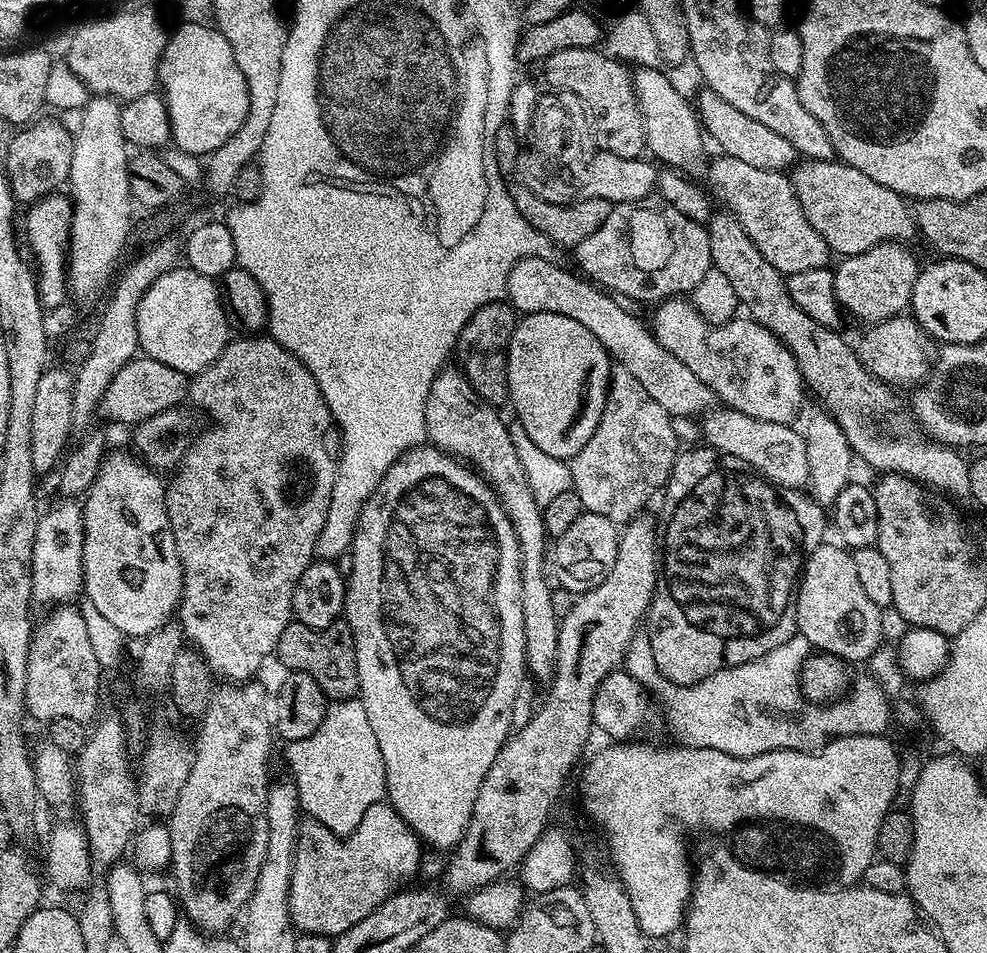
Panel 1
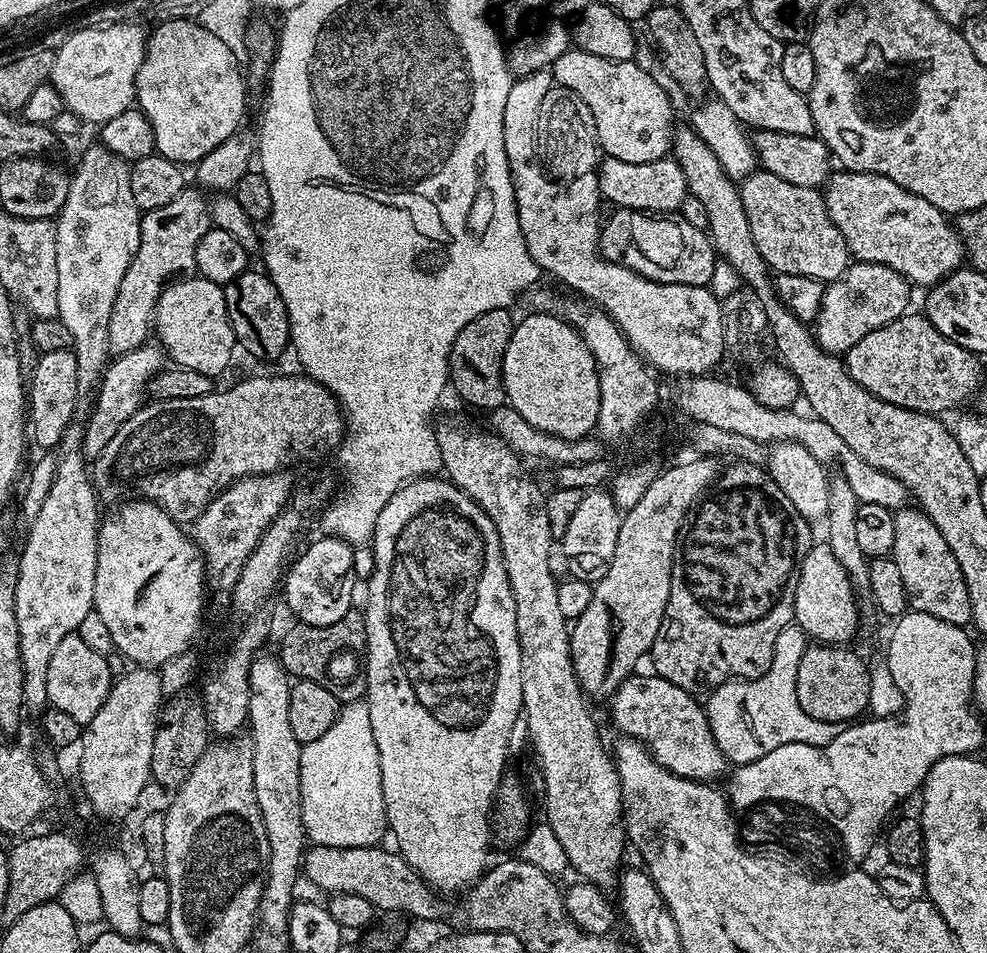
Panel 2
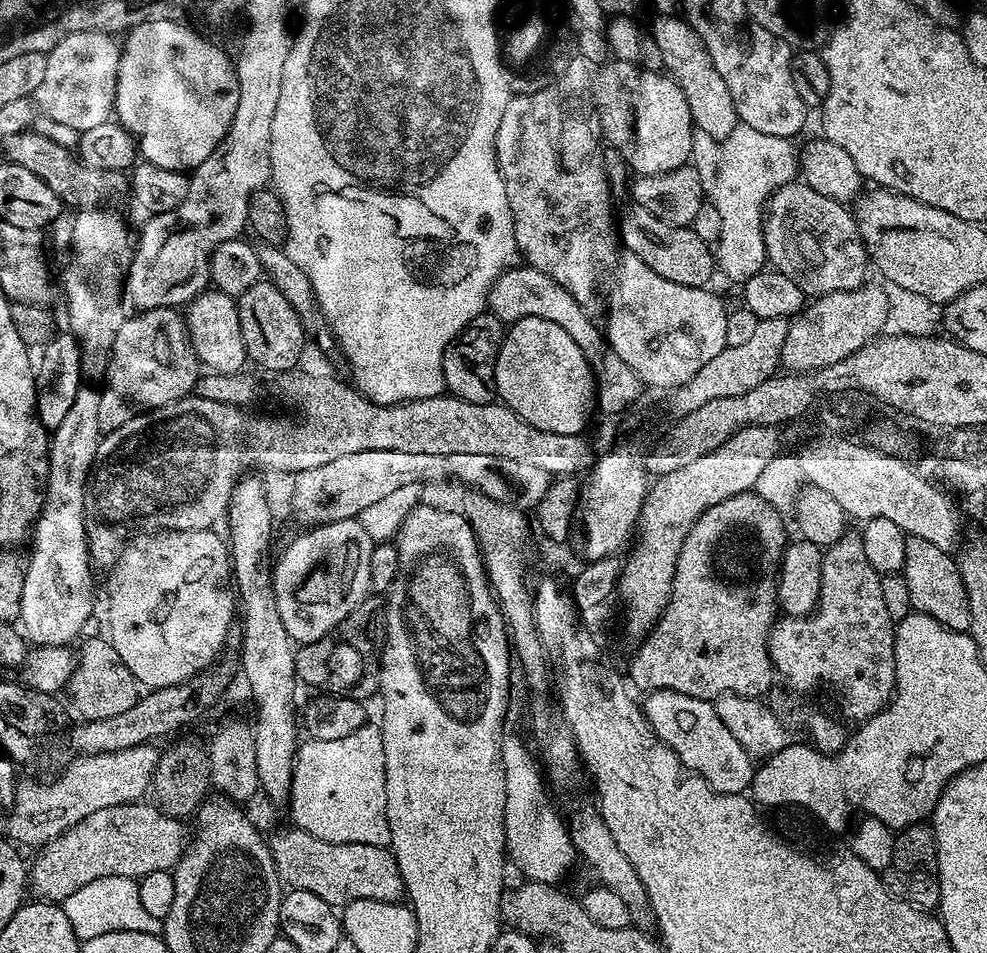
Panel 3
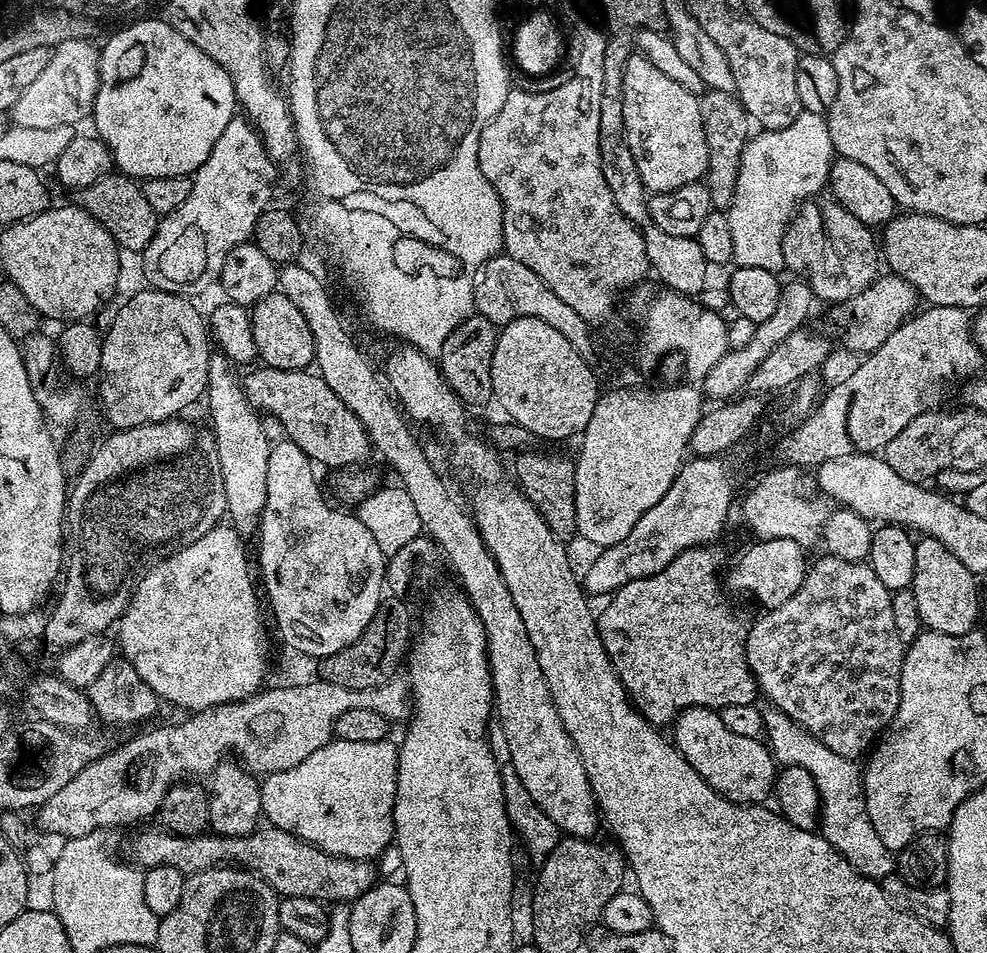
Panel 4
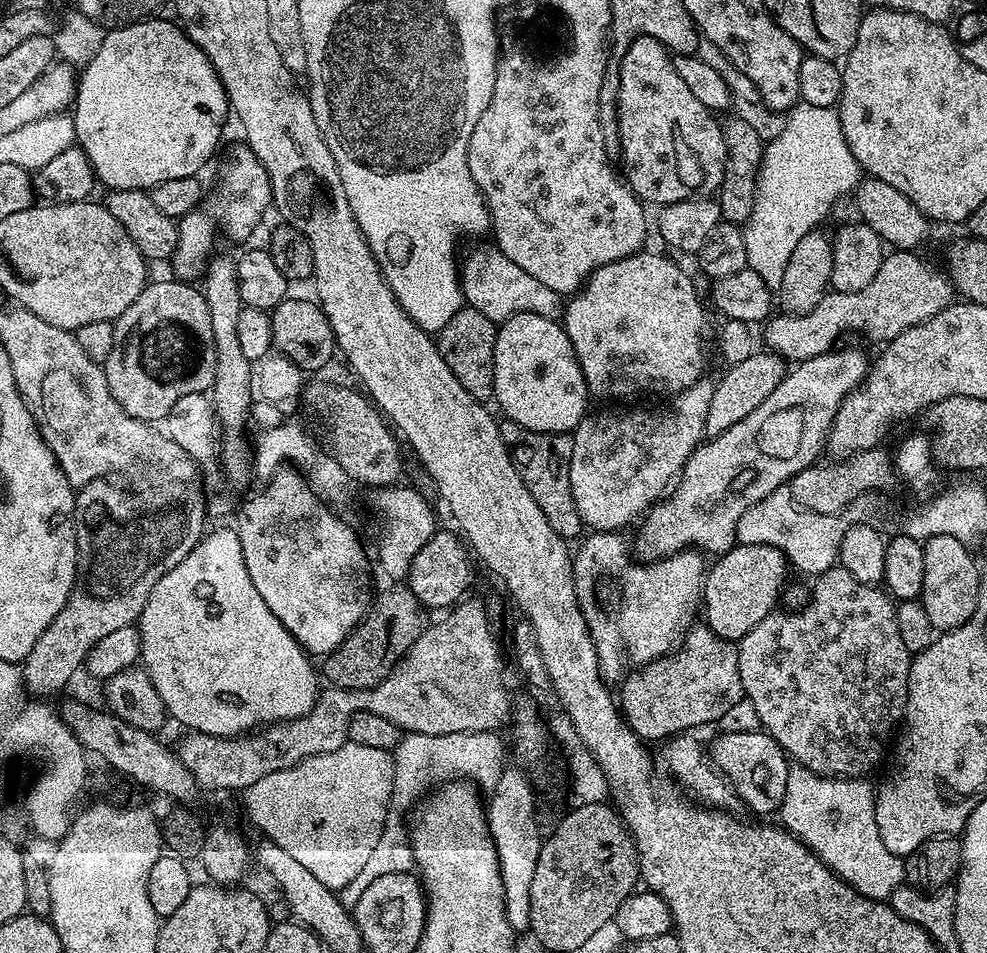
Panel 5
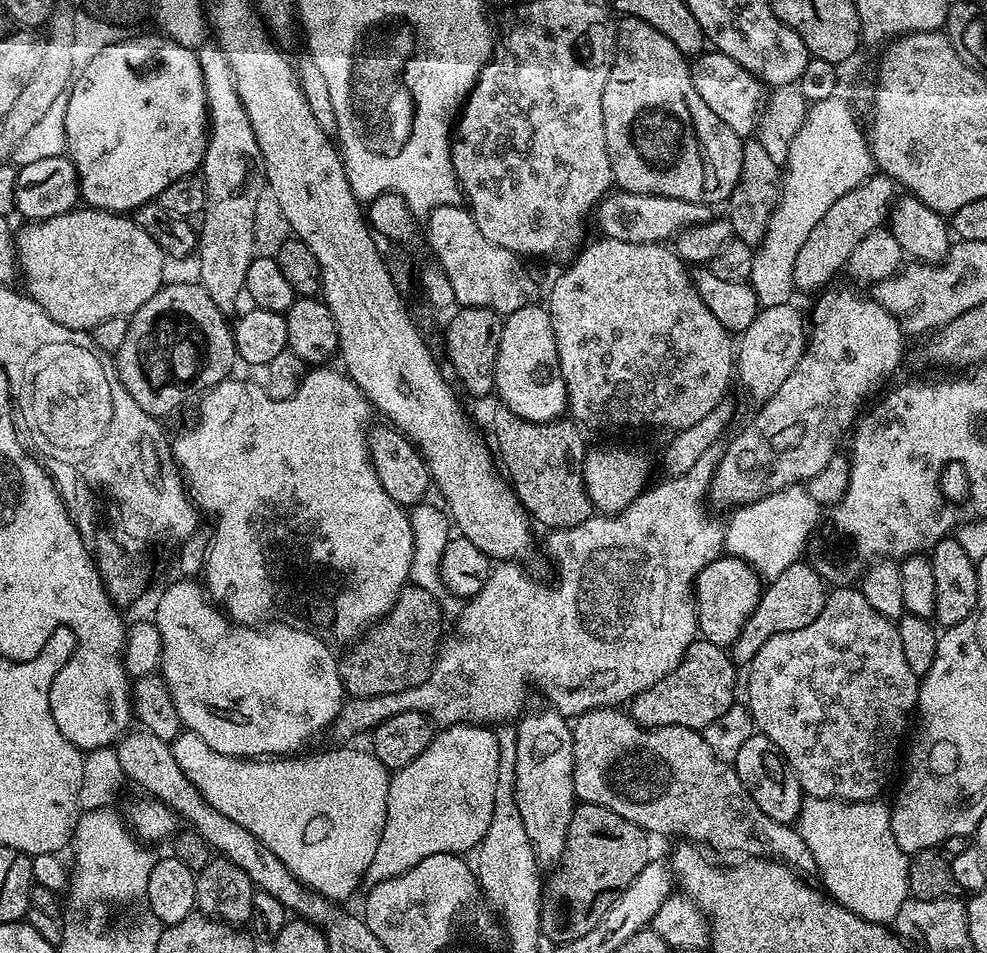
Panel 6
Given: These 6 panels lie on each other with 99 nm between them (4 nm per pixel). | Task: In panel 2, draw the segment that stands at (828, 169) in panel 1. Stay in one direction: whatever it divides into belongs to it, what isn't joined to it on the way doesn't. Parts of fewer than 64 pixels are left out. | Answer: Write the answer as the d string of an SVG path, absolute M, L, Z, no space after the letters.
M836 170L829 176L827 184L822 189L822 195L834 226L842 230L849 253L857 261L890 266L890 270L902 274L912 286L937 284L965 263L964 239L957 234L953 221L945 213L940 212L938 206L926 202L926 198L918 198L918 194L910 194L910 190L898 186L898 182L890 182L890 178L873 172Z

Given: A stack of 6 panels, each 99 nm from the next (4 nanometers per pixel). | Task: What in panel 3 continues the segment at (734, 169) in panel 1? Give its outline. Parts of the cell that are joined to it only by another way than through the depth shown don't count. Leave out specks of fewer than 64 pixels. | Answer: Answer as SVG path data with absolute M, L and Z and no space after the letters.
M793 182L782 186L770 197L764 205L764 241L768 251L768 264L775 271L797 280L806 294L817 297L865 287L864 275L870 272L870 261L855 215L834 198L818 194L818 190L809 184Z

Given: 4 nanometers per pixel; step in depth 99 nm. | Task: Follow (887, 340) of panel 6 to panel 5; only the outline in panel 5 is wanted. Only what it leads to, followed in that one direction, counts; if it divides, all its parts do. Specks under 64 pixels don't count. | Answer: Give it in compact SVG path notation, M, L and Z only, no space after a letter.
M837 347L826 354L818 354L809 360L799 361L796 368L785 375L778 386L774 386L774 394L758 406L742 422L734 422L730 430L705 439L690 454L684 463L674 487L663 498L656 501L643 517L640 529L634 540L634 554L637 559L664 560L675 552L696 549L701 553L723 554L729 552L737 543L736 527L738 518L750 510L766 494L785 487L789 480L802 470L817 463L821 459L820 451L825 451L828 443L828 432L834 422L834 414L838 414L838 406L855 388L861 387L870 367L869 357L864 357L856 348Z

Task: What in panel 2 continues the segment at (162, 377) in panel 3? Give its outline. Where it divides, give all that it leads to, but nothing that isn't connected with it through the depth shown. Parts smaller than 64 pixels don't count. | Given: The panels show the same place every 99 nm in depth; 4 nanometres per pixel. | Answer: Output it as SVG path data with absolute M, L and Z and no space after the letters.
M145 342L142 346L115 357L105 367L94 392L96 405L93 406L92 413L88 416L88 425L84 428L84 442L78 446L85 461L91 462L98 454L102 454L106 442L110 442L110 438L114 438L114 434L118 434L118 430L122 430L122 426L142 407L146 400L144 388L146 392L150 382L155 380L165 364L165 353L155 343Z

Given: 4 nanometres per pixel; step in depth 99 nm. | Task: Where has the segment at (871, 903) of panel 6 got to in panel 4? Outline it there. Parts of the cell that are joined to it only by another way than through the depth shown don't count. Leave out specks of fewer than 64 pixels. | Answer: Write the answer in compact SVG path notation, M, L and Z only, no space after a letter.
M773 706L765 707L763 714L764 736L777 765L784 768L804 768L814 778L816 795L820 797L818 828L828 839L830 846L863 876L880 882L885 876L893 875L894 854L884 845L882 838L878 838L876 821L868 812L861 765L855 759L830 750L830 746L814 738L801 724L794 722L790 714Z

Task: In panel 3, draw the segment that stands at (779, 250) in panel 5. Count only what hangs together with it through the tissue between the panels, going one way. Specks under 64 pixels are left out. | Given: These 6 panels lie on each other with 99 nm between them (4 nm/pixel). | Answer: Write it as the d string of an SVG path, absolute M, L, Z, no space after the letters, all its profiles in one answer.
M737 123L734 130L723 142L710 138L710 134L693 131L692 134L692 167L698 170L702 178L705 193L721 209L732 212L737 208L748 216L720 216L720 236L714 245L714 264L728 280L733 280L736 286L743 286L754 274L765 271L768 264L768 251L764 241L764 205L778 189L793 183L798 176L798 148L789 137L762 134L762 130L754 130L754 126Z

